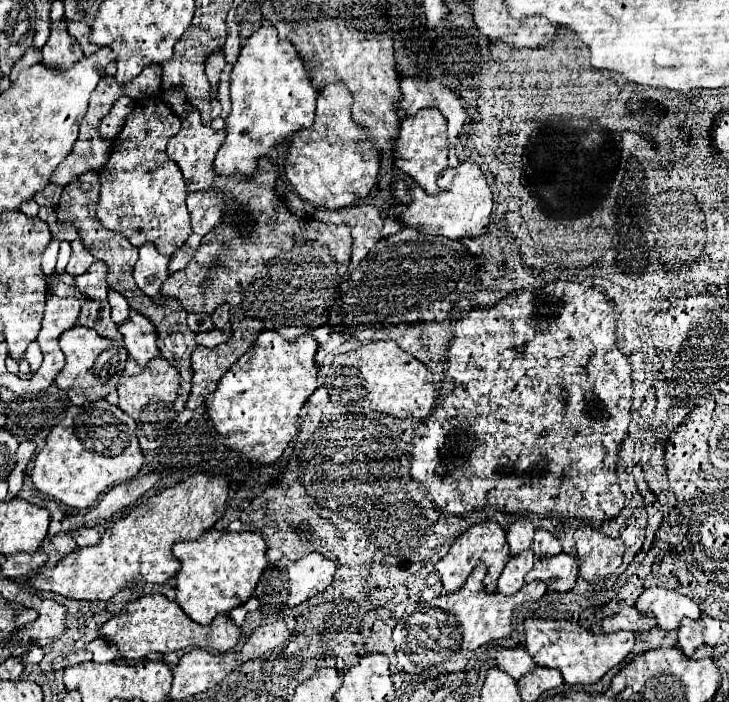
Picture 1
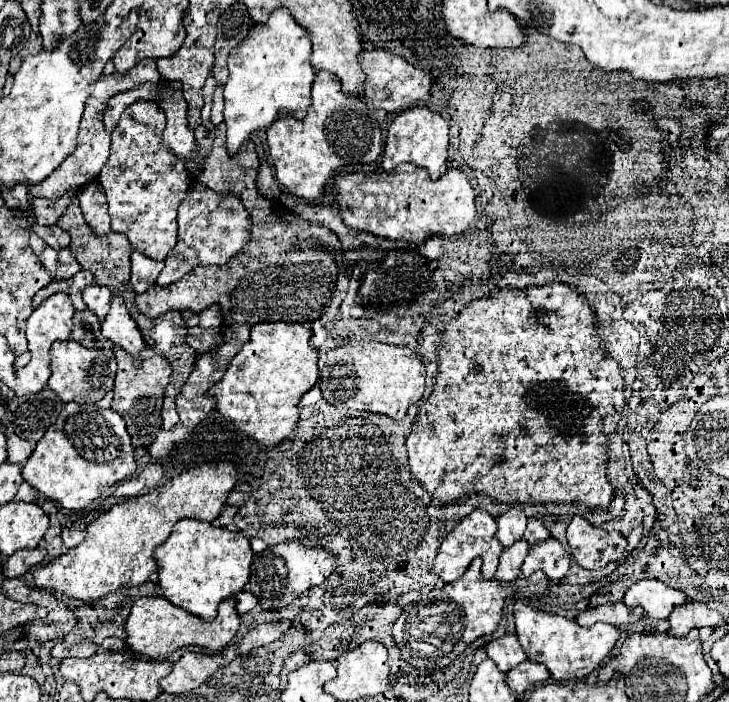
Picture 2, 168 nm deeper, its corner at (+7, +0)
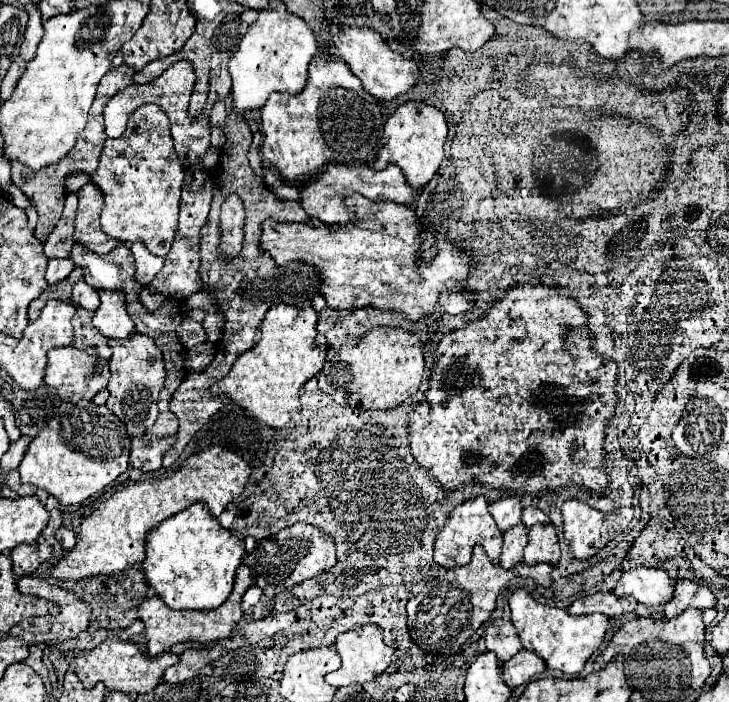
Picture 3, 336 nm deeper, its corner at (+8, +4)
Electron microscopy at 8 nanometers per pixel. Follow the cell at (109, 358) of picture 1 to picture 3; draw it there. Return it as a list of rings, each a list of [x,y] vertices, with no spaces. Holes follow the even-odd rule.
[[[73,345],[69,347],[57,347],[47,353],[47,369],[45,369],[45,383],[55,387],[59,397],[63,401],[81,401],[81,399],[93,399],[99,391],[107,387],[109,381],[109,363],[101,361],[101,357],[93,357],[87,353],[81,353]]]

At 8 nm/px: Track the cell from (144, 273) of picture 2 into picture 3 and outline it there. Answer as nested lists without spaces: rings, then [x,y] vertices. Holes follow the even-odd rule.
[[[133,243],[131,245],[131,253],[135,257],[135,277],[141,285],[149,285],[153,281],[153,277],[159,273],[159,269],[163,267],[163,257],[151,255],[143,243]]]

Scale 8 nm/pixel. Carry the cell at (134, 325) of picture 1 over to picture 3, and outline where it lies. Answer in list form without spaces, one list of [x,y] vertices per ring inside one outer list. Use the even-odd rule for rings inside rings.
[[[99,291],[101,305],[93,313],[93,325],[107,339],[127,339],[135,333],[135,323],[125,311],[125,295],[121,291]]]

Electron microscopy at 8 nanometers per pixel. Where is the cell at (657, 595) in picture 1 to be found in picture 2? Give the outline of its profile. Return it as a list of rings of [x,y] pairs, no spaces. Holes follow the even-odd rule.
[[[658,579],[638,581],[624,595],[624,603],[628,607],[640,605],[646,611],[646,615],[652,619],[668,619],[672,609],[678,605],[684,605],[684,601],[686,601],[686,595],[682,591],[668,587]]]

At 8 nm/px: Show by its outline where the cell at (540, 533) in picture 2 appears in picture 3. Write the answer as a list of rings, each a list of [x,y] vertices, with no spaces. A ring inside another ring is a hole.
[[[525,507],[521,521],[523,521],[527,527],[533,527],[535,523],[549,523],[549,517],[547,517],[541,509],[537,509],[537,507]]]

